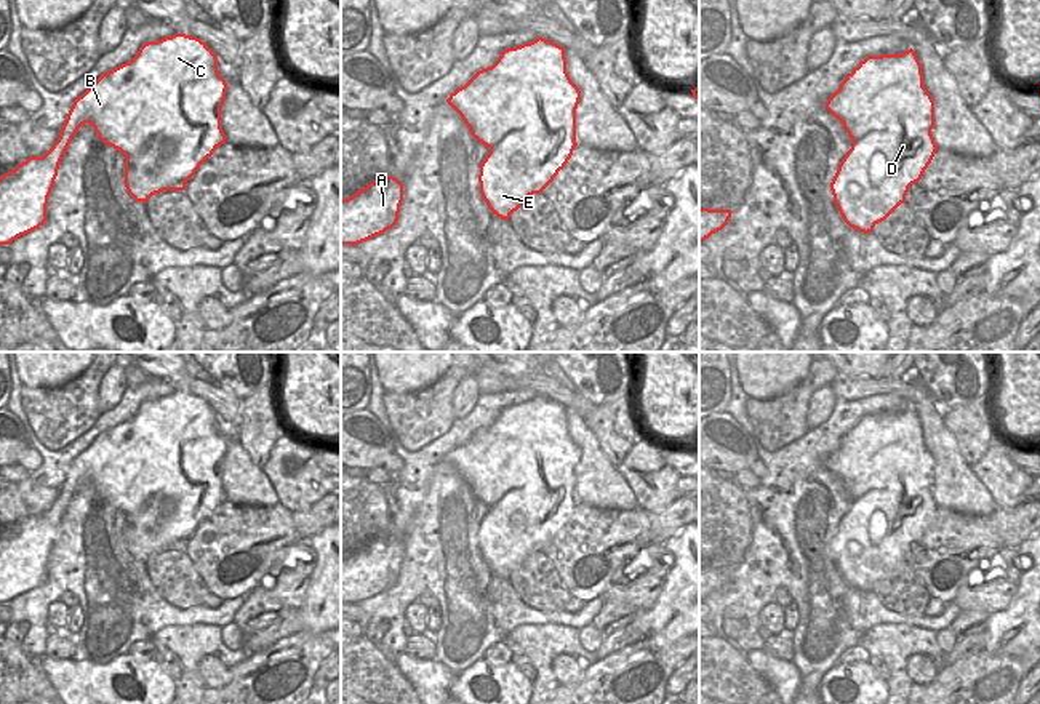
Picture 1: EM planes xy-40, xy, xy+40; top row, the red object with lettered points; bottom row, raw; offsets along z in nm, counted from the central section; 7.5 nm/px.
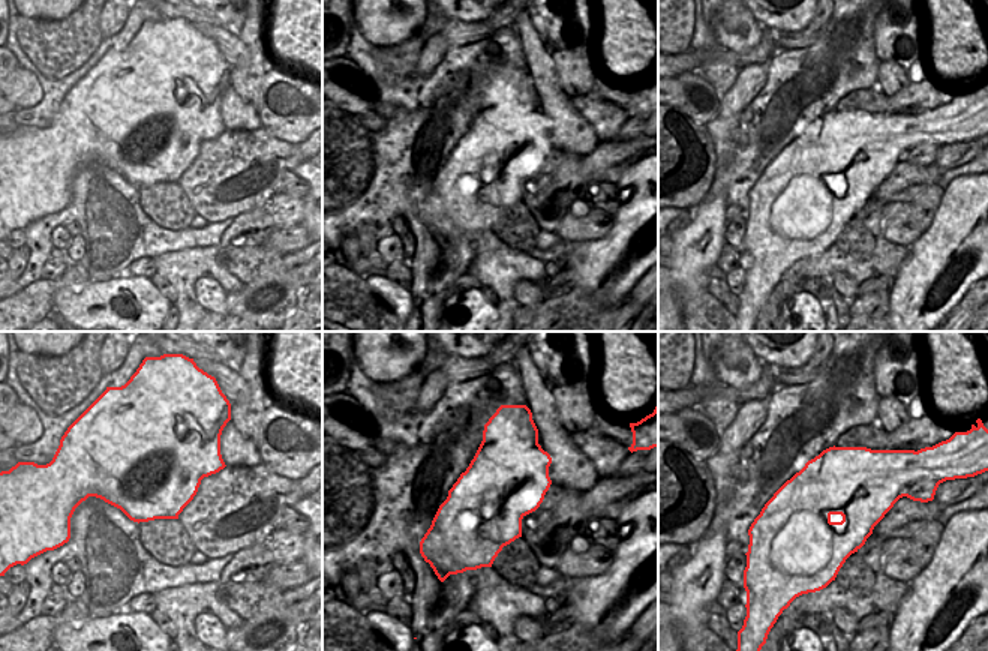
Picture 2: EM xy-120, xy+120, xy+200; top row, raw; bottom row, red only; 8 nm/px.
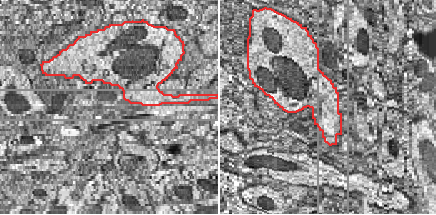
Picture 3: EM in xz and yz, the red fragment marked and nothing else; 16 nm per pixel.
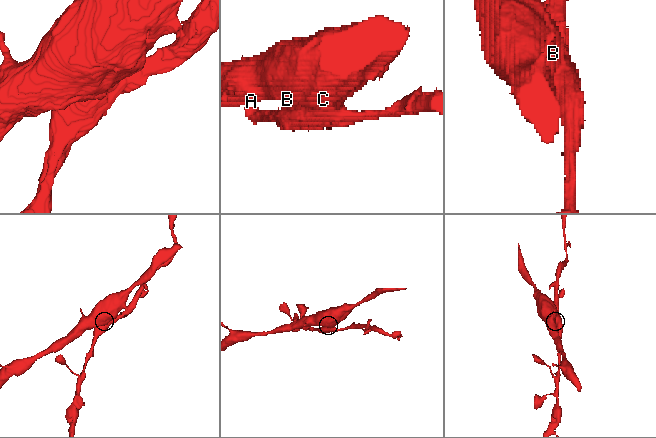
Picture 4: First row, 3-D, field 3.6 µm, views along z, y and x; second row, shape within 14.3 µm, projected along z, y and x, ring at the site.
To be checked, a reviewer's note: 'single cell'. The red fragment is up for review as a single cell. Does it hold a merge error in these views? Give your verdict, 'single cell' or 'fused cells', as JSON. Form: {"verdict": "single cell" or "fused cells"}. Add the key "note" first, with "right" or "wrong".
{"note": "wrong", "verdict": "fused cells"}

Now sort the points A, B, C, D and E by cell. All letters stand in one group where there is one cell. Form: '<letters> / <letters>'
A B C / D E

